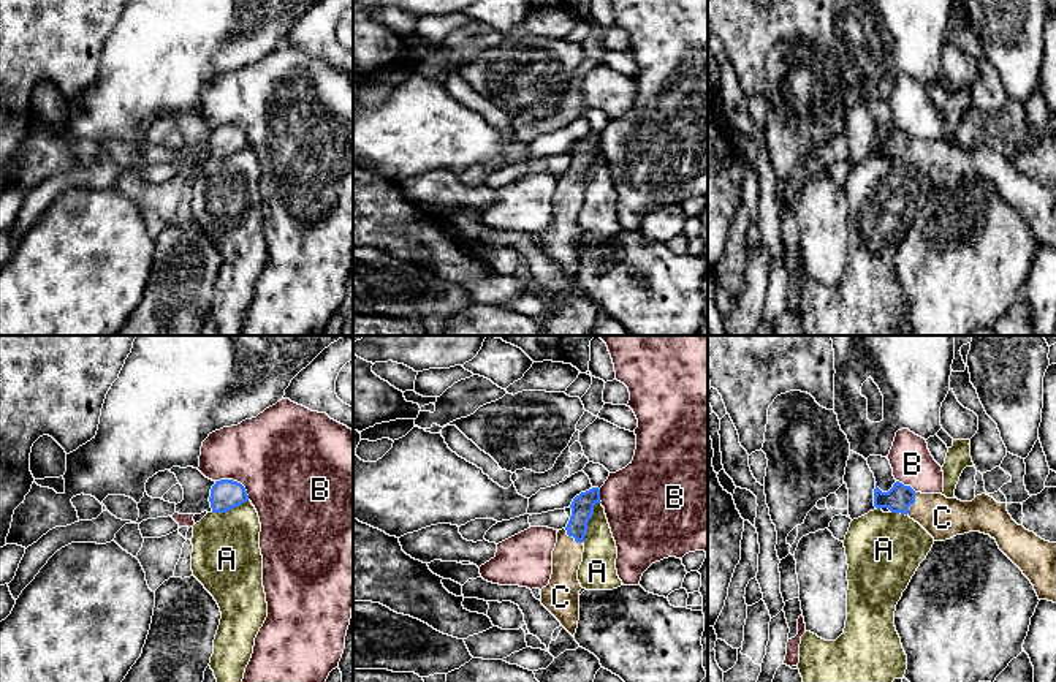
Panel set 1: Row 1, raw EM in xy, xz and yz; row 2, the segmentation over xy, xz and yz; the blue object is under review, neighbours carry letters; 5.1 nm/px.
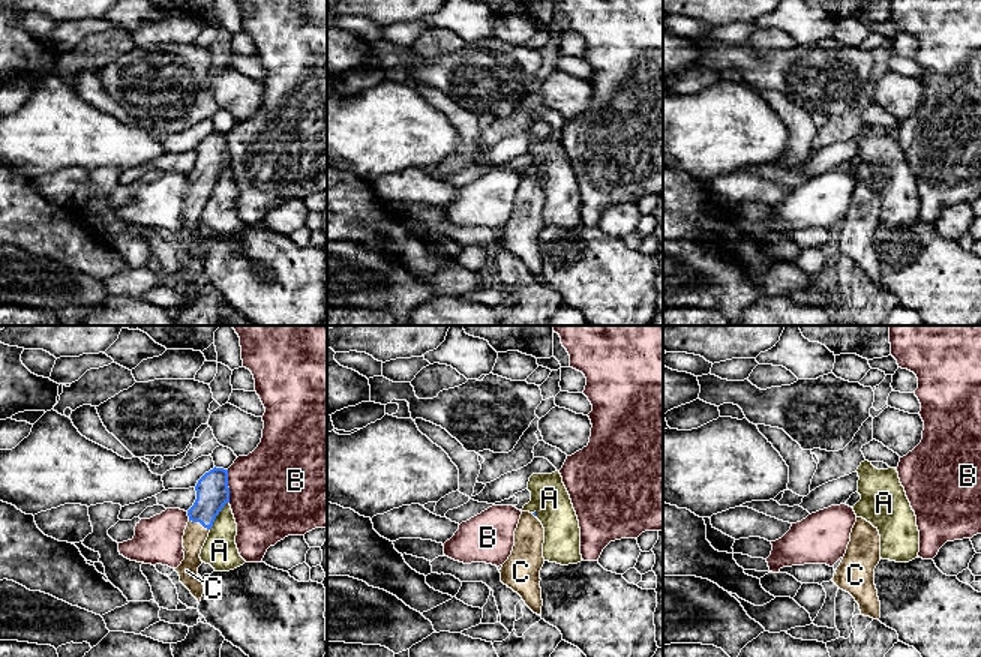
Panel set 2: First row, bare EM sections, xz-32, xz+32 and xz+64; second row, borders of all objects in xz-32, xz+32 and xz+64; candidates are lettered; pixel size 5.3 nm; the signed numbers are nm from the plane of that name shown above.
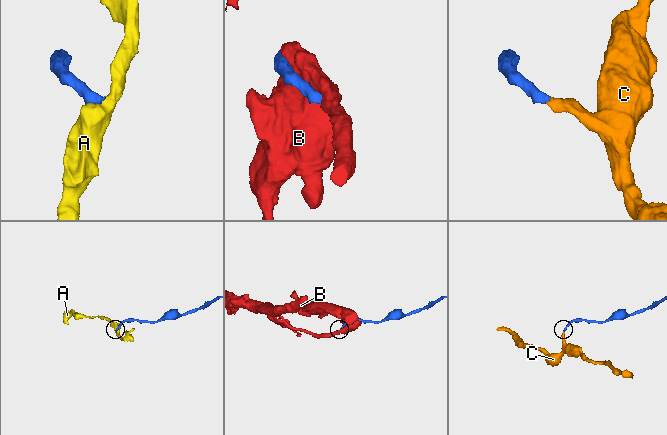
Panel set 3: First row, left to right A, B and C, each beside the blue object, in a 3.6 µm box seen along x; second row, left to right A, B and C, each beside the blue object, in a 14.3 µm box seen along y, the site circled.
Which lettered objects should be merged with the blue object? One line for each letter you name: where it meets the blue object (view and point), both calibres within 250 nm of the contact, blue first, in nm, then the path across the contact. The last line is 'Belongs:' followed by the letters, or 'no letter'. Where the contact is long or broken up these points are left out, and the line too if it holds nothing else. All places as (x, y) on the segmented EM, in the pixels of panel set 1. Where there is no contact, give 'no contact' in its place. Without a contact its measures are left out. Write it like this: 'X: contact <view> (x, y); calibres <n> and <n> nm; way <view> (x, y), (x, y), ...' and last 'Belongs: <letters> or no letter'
C: contact yz (912, 503); calibres 140 and 220 nm; way yz (900, 497), (912, 503), (942, 518)
Belongs: C

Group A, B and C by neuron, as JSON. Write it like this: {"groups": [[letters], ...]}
{"groups": [["A"], ["B"], ["C"]]}

